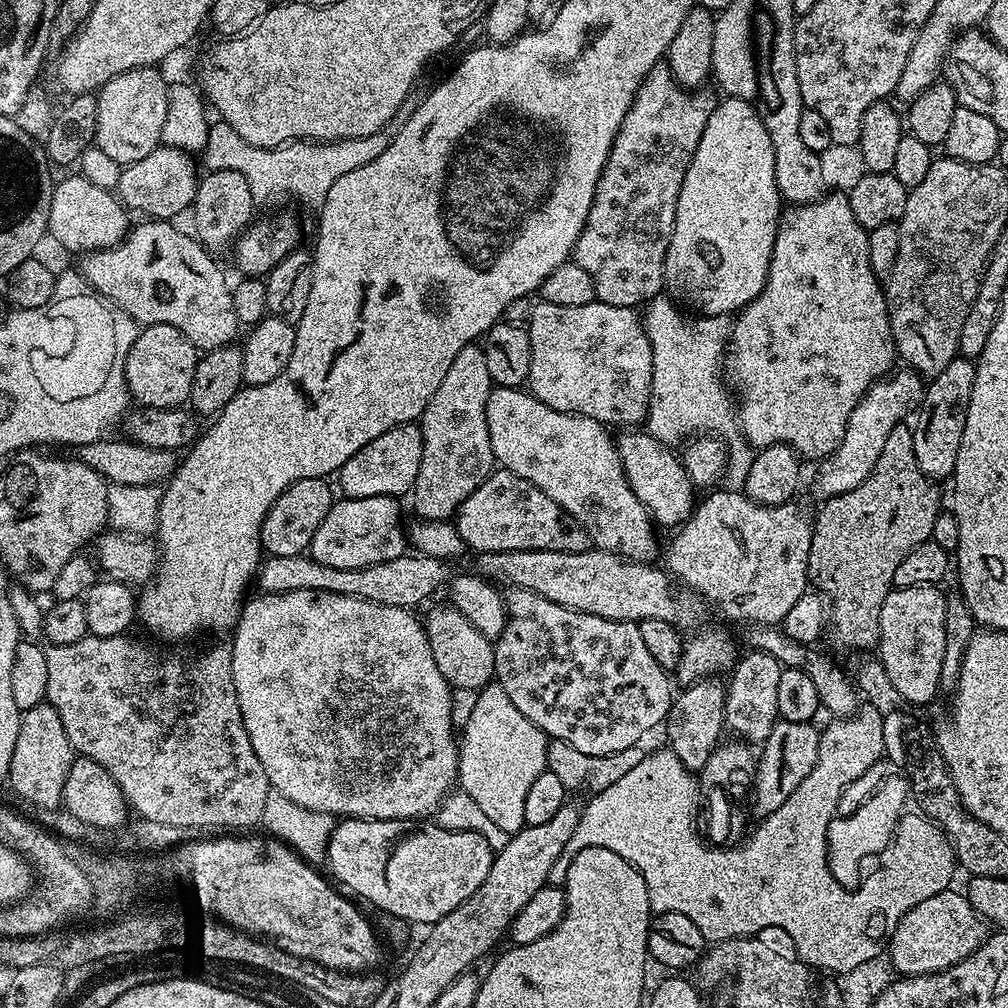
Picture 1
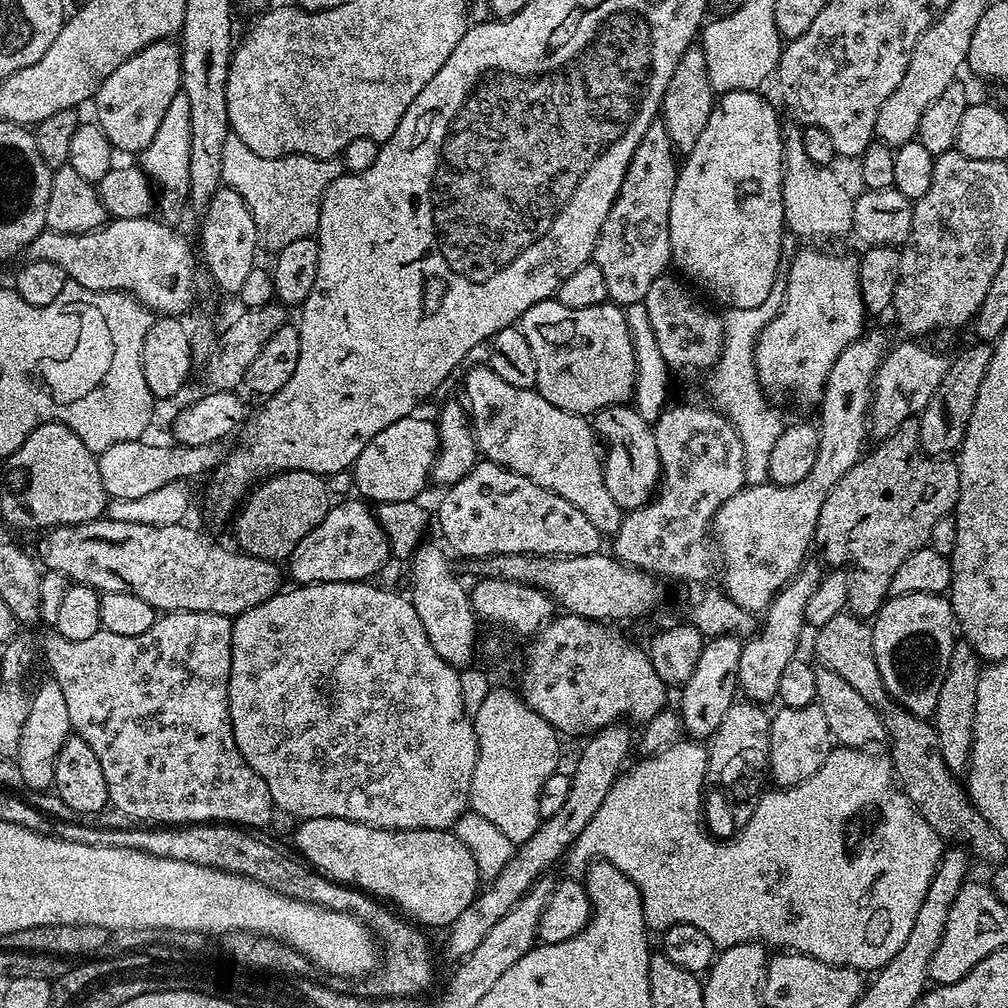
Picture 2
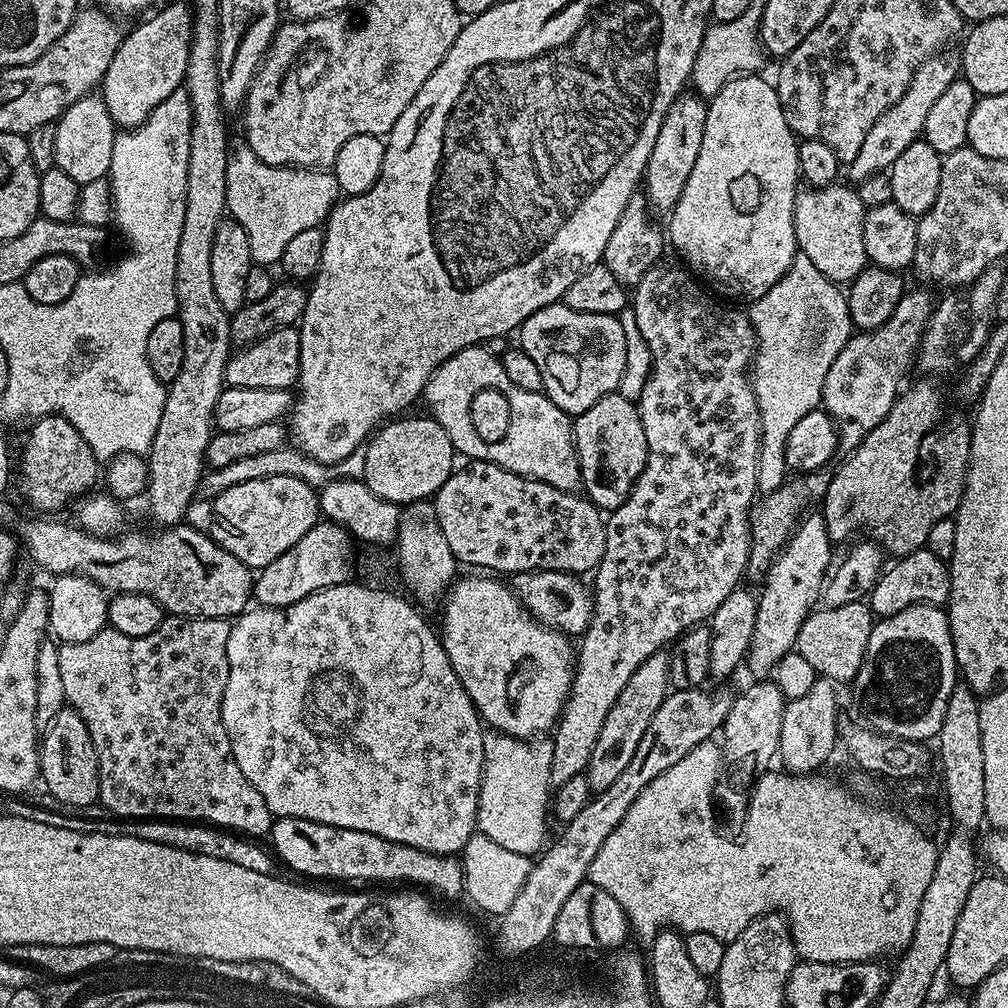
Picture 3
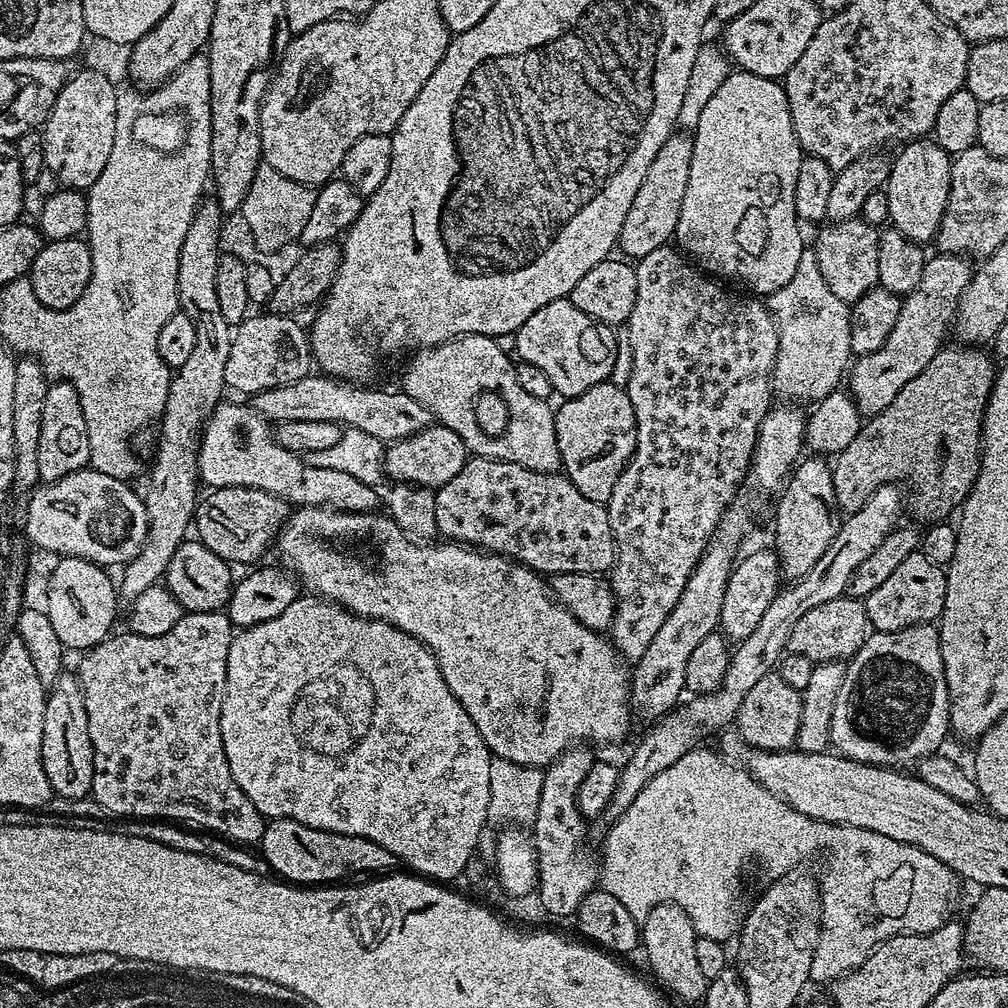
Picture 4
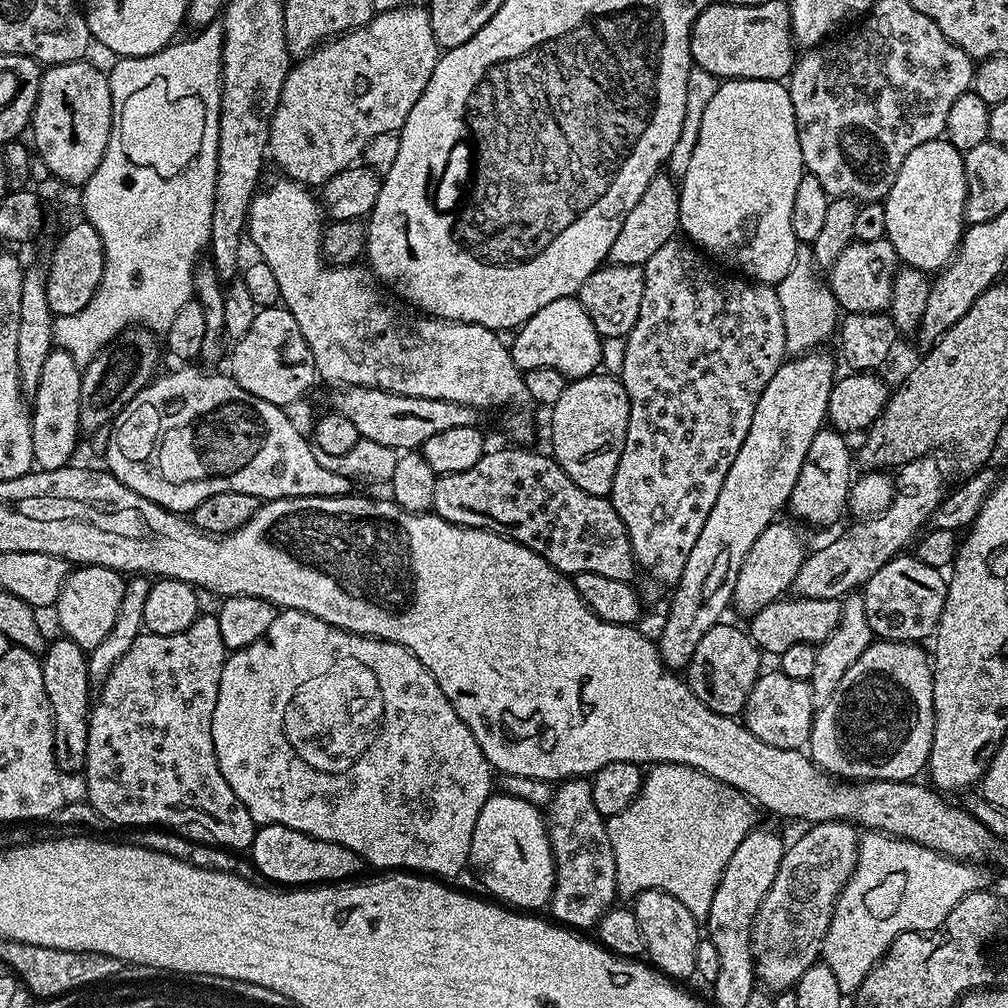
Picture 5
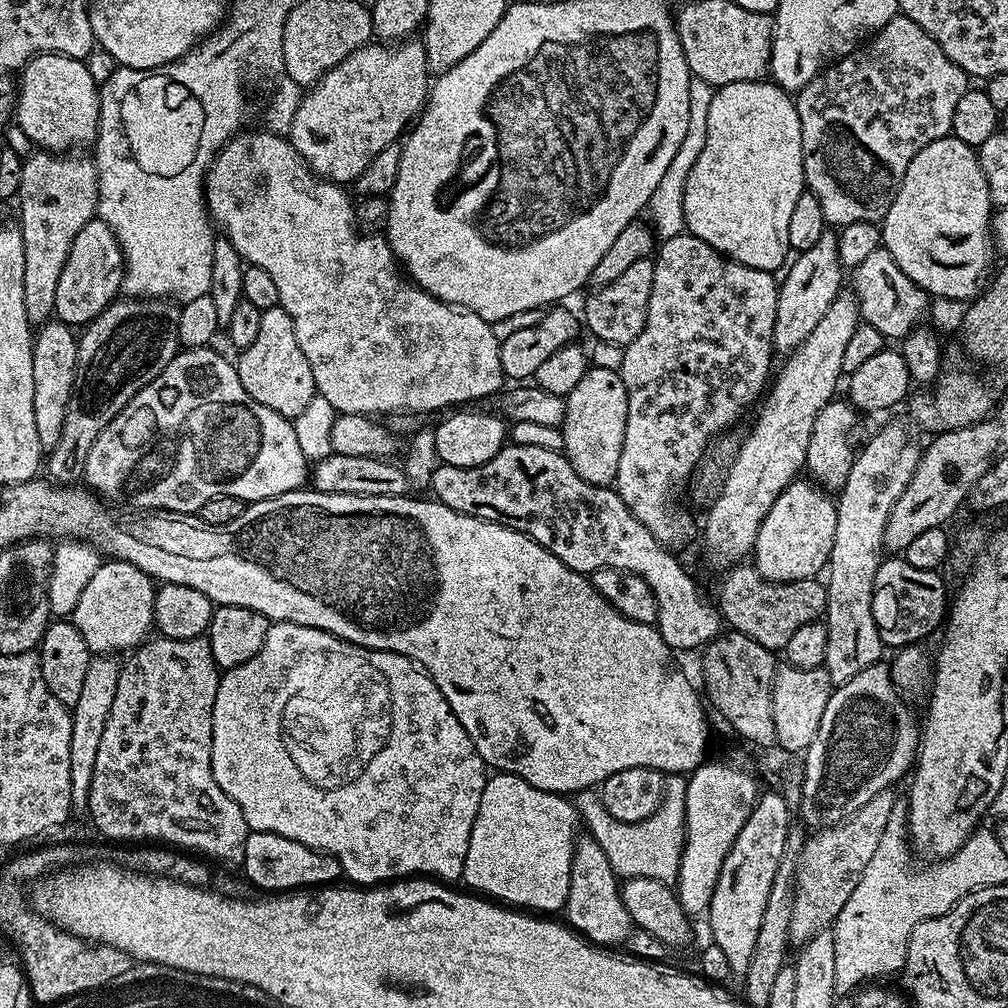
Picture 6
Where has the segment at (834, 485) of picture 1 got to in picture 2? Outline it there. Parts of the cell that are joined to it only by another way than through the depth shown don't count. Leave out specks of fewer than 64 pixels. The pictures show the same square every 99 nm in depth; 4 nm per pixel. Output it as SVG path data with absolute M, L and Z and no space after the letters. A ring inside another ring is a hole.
M912 338L904 341L896 349L889 351L876 371L876 380L872 383L872 406L870 409L870 432L873 437L883 438L894 434L902 422L919 417L926 402L934 398L934 390L946 378L949 357L927 348L927 343Z

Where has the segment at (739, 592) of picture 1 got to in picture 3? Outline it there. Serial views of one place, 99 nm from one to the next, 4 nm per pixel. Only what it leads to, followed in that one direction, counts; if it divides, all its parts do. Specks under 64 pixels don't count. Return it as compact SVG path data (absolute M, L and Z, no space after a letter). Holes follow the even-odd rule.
M905 291L898 306L894 306L894 314L890 314L882 326L869 332L857 331L848 339L838 358L834 358L834 366L830 366L826 374L822 408L836 423L841 453L853 452L862 438L890 414L902 388L900 379L907 374L908 367L913 367L933 307L930 293ZM821 470L809 472L803 478L789 479L781 488L761 495L755 501L750 513L750 535L752 545L748 555L748 572L763 574L767 572L777 554L784 549L785 542L791 538L798 521L805 510L811 509L815 502L823 501L826 490L832 481L832 472Z

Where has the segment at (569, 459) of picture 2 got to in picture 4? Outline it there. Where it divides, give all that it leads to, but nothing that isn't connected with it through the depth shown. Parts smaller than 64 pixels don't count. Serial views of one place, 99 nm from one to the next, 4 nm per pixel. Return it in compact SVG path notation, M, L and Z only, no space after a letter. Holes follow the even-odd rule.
M457 336L435 348L425 348L417 355L420 357L409 366L402 391L410 394L410 398L417 402L422 402L422 406L426 406L444 427L454 430L454 434L462 438L472 456L514 462L518 466L526 466L526 470L560 472L553 405L526 394L526 390L518 386L513 357L508 357L496 344L499 343L491 336Z

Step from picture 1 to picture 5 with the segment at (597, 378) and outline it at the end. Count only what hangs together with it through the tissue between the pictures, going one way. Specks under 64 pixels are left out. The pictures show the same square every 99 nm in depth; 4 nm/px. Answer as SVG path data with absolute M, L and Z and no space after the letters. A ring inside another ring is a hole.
M567 296L550 302L550 306L542 306L538 314L534 314L521 324L512 337L510 351L512 361L521 370L550 366L564 376L593 375L602 364L602 346L604 340L594 330L594 322L590 322L590 314L580 305L579 299Z

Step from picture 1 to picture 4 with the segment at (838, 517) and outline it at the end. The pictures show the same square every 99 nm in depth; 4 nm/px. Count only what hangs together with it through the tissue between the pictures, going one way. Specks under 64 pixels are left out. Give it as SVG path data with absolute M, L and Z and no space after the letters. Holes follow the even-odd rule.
M945 346L940 349L922 374L910 378L894 402L886 406L877 416L867 417L861 423L858 434L846 450L834 457L832 477L834 478L834 498L837 509L851 514L868 501L870 494L883 484L905 486L912 491L912 512L925 525L944 522L957 511L970 494L980 473L980 446L984 434L984 407L992 393L996 381L997 365L987 351L976 346Z

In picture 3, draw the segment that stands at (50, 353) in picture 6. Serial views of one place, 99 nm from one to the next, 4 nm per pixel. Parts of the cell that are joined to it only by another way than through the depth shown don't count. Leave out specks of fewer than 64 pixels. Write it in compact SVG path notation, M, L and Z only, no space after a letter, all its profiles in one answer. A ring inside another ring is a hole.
M42 416L31 428L32 433L24 444L24 457L18 460L20 488L34 507L44 511L41 513L56 514L59 508L79 501L97 487L98 461L82 434L70 426L65 416Z

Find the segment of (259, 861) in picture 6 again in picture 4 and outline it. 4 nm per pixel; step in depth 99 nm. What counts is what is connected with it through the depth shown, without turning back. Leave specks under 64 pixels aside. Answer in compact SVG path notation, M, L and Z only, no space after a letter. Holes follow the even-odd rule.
M269 819L264 826L264 833L258 845L259 855L263 863L273 868L277 877L297 886L324 886L329 882L340 882L343 876L352 876L355 872L372 872L368 874L384 874L397 867L398 861L385 848L378 846L378 842L370 842L370 838L358 838L346 834L334 834L326 830L314 830L302 822L293 820Z

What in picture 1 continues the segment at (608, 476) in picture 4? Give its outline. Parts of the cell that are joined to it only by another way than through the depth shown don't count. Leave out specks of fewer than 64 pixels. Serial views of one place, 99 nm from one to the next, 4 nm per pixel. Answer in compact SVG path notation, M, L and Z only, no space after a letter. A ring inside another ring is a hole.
M624 430L616 440L616 449L622 462L622 470L626 474L626 482L630 482L630 490L634 490L638 502L646 506L657 525L675 529L692 517L698 503L698 489L693 484L690 474L686 474L684 461L676 456L669 445L658 442L646 430Z

